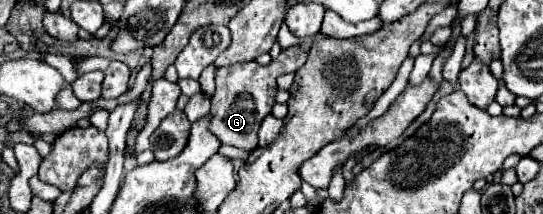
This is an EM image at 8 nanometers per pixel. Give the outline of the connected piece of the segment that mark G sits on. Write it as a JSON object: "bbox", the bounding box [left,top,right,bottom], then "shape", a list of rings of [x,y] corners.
{"bbox":[210,46,306,150],"shape":[[[290,46],[280,52],[276,60],[268,66],[260,66],[258,62],[242,62],[234,66],[224,66],[216,70],[216,94],[212,98],[212,124],[210,130],[222,144],[230,144],[242,150],[256,148],[258,128],[262,120],[272,112],[274,96],[278,92],[276,78],[280,74],[290,74],[302,68],[306,62],[306,52],[300,46]]]}

